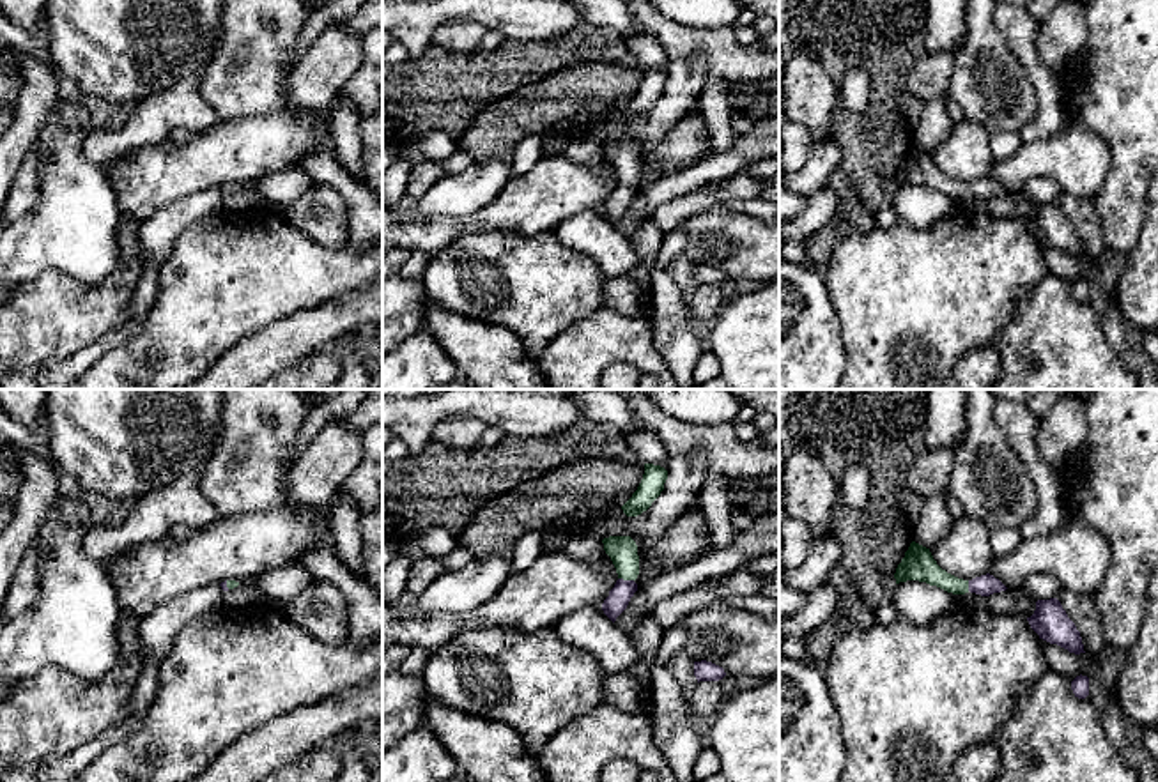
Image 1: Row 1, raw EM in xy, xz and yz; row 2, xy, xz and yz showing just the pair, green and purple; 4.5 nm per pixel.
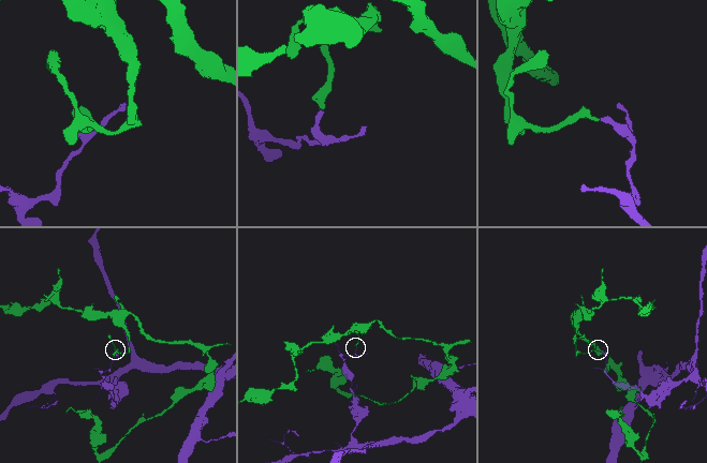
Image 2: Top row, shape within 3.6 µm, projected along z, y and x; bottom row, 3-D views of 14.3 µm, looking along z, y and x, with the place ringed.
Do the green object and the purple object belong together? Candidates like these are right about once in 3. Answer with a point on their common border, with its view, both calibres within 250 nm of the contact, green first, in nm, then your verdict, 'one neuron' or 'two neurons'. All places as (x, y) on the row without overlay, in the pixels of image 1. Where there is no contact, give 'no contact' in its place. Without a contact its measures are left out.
meets green in xz at (625, 183); 130 nm thick on the green side, 100 nm on the other; two neurons

